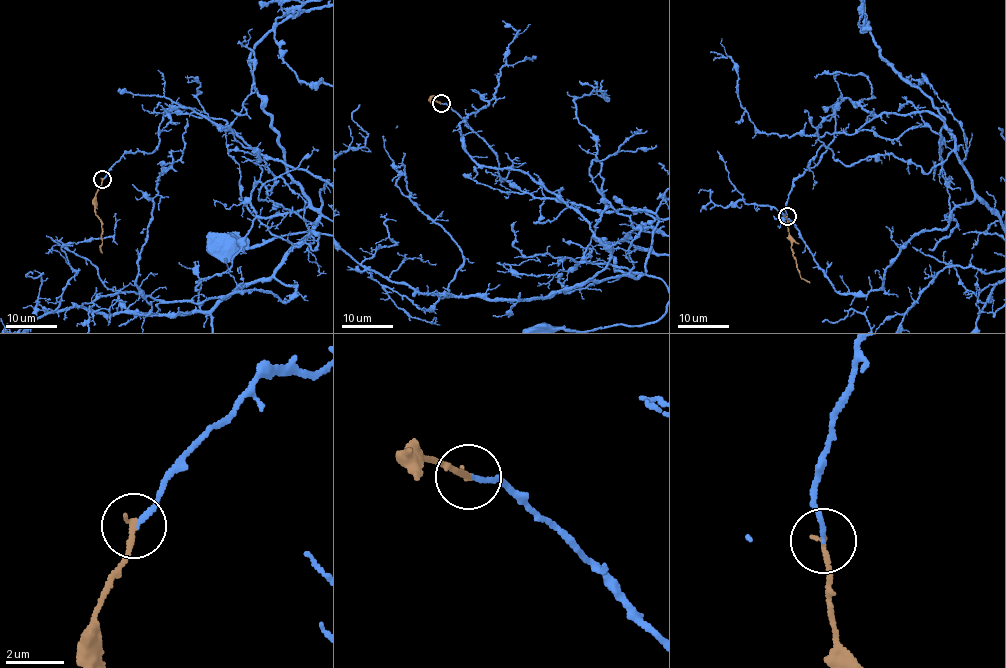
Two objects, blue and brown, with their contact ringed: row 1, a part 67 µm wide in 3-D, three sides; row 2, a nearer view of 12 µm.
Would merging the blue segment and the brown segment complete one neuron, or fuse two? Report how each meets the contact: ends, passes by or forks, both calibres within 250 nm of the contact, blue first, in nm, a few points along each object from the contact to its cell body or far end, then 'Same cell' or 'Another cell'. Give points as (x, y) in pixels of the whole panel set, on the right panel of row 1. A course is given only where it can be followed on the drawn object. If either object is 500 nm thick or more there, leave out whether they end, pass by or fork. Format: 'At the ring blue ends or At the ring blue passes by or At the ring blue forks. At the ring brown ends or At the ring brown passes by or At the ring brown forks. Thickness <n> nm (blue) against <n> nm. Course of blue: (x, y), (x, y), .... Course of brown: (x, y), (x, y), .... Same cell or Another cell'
At the ring blue ends. At the ring brown ends. Thickness 160 nm (blue) against 200 nm. Course of brown: (787, 216), (791, 251), (800, 275), (810, 283). Same cell

